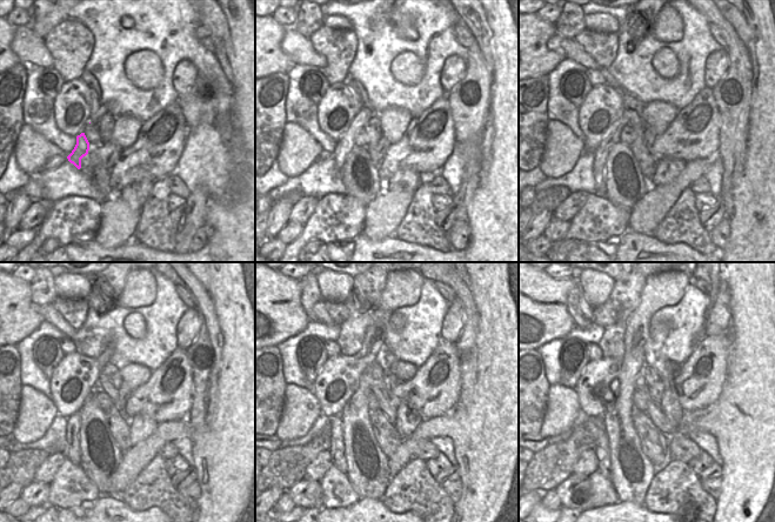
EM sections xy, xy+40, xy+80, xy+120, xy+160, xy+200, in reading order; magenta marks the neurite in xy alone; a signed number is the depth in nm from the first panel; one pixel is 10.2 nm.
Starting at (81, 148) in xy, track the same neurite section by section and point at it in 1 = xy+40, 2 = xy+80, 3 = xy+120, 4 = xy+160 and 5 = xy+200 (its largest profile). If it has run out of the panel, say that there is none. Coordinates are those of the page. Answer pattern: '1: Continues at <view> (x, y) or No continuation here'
1: Continues at xy+40 (346, 144)
2: Continues at xy+80 (601, 154)
3: Continues at xy+120 (73, 453)
4: Continues at xy+160 (336, 449)
5: Continues at xy+200 (601, 449).

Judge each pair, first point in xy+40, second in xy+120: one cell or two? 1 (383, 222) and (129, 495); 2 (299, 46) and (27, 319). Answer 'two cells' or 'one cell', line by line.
1: two cells
2: two cells

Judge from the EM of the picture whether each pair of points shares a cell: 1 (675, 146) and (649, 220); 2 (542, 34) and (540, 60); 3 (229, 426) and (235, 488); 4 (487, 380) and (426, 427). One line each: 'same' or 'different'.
1: different
2: same
3: same
4: same

